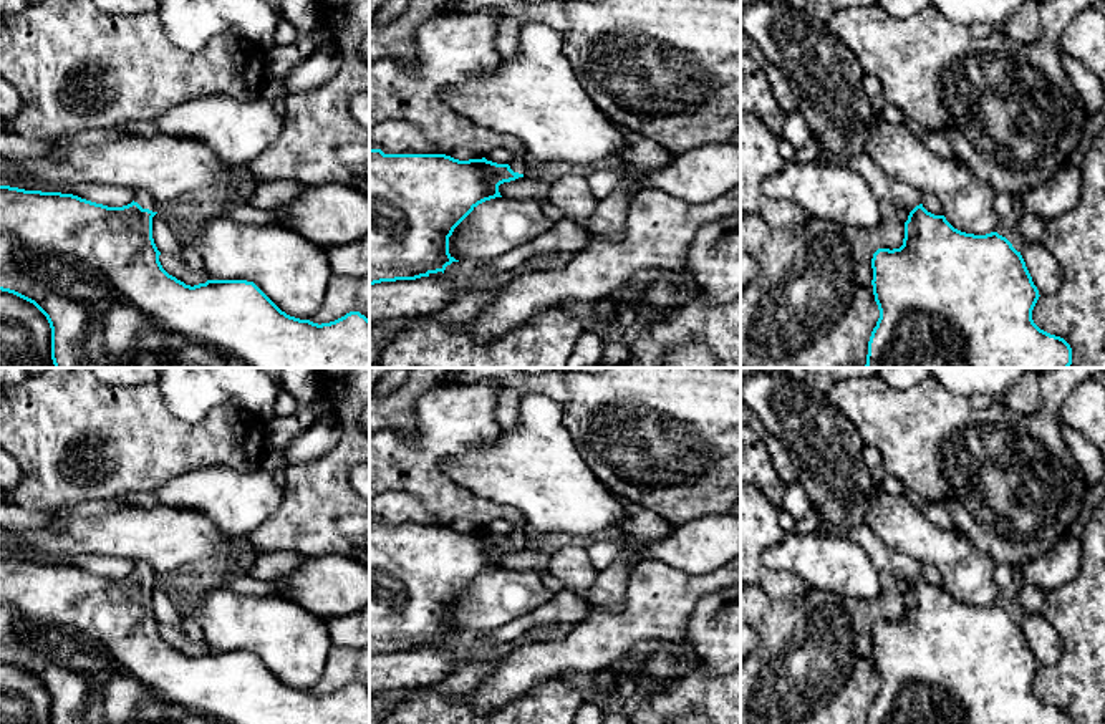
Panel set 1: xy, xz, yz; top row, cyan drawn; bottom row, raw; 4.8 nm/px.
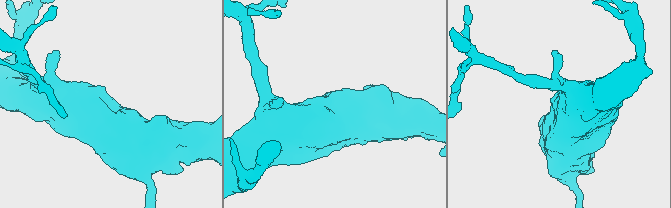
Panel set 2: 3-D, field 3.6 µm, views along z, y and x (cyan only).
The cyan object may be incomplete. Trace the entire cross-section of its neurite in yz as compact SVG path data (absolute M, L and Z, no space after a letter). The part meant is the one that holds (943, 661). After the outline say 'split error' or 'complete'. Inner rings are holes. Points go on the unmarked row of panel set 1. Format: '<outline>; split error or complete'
M822 519L815 533L850 538L868 553L878 572L910 583L903 616L878 620L871 630L880 689L868 724L1072 724L1064 709L1034 694L1032 681L1040 666L1021 623L1006 608L954 600L944 586L923 578L916 560L883 545L865 524L842 527Z; split error

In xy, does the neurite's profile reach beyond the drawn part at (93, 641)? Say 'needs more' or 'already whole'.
needs more

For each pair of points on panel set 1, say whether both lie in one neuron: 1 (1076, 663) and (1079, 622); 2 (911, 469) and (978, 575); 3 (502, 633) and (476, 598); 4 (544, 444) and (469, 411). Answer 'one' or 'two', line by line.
1: one
2: two
3: two
4: two

